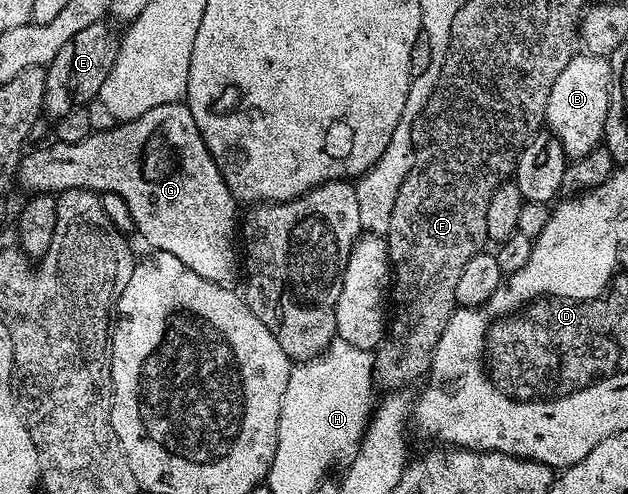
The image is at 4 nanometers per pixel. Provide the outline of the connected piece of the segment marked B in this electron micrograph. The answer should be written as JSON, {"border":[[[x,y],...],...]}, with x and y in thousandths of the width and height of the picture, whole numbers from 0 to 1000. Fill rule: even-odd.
{"border":[[[935,103],[919,105],[917,113],[908,119],[908,128],[895,136],[895,152],[882,160],[882,176],[876,176],[876,200],[869,209],[866,241],[871,259],[895,289],[898,308],[906,320],[933,314],[933,306],[949,300],[960,287],[973,182],[973,121]]]}

